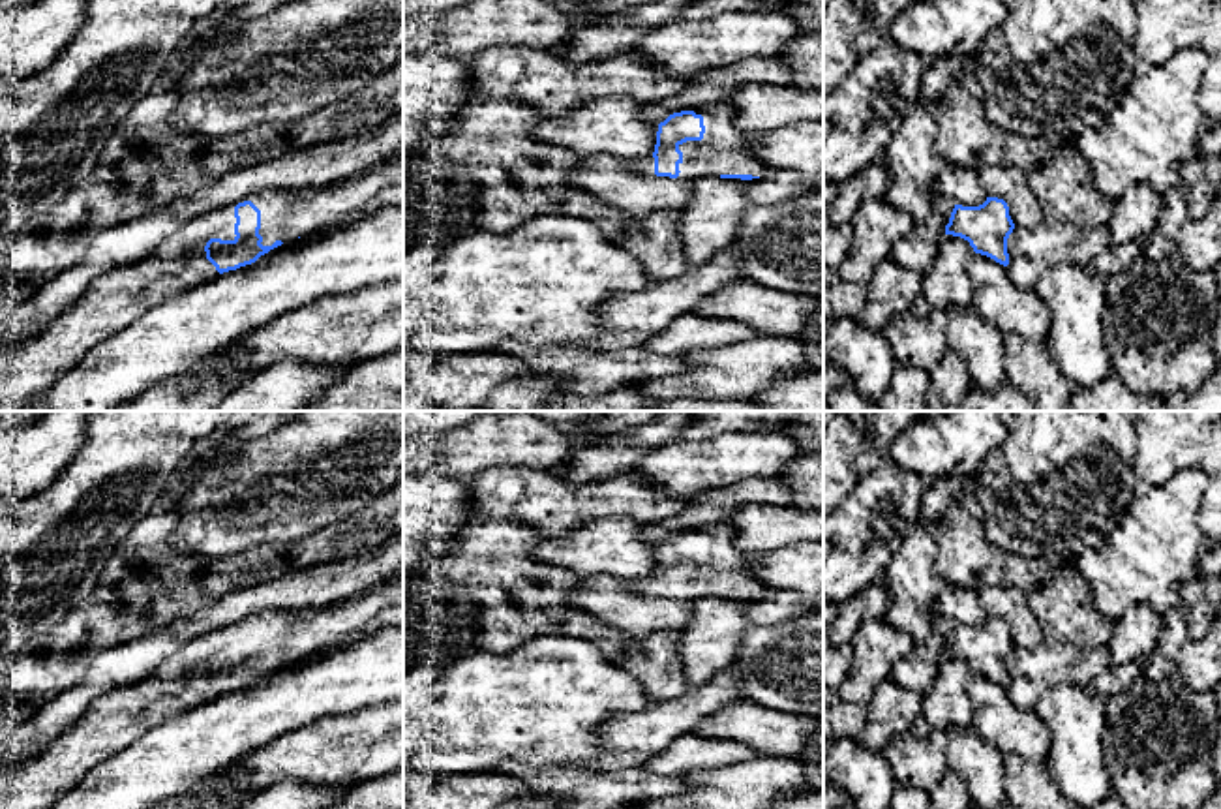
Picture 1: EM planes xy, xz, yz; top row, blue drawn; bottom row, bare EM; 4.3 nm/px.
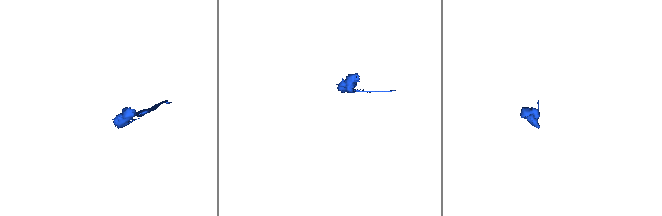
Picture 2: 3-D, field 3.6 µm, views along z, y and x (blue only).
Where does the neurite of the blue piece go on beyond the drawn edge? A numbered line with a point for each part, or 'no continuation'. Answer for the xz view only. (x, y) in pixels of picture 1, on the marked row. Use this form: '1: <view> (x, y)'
1: xz (723, 151)
2: xz (646, 166)

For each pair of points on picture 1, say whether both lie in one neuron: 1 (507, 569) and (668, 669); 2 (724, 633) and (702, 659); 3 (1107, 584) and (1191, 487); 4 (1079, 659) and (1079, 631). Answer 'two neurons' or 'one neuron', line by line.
1: one neuron
2: one neuron
3: one neuron
4: two neurons

